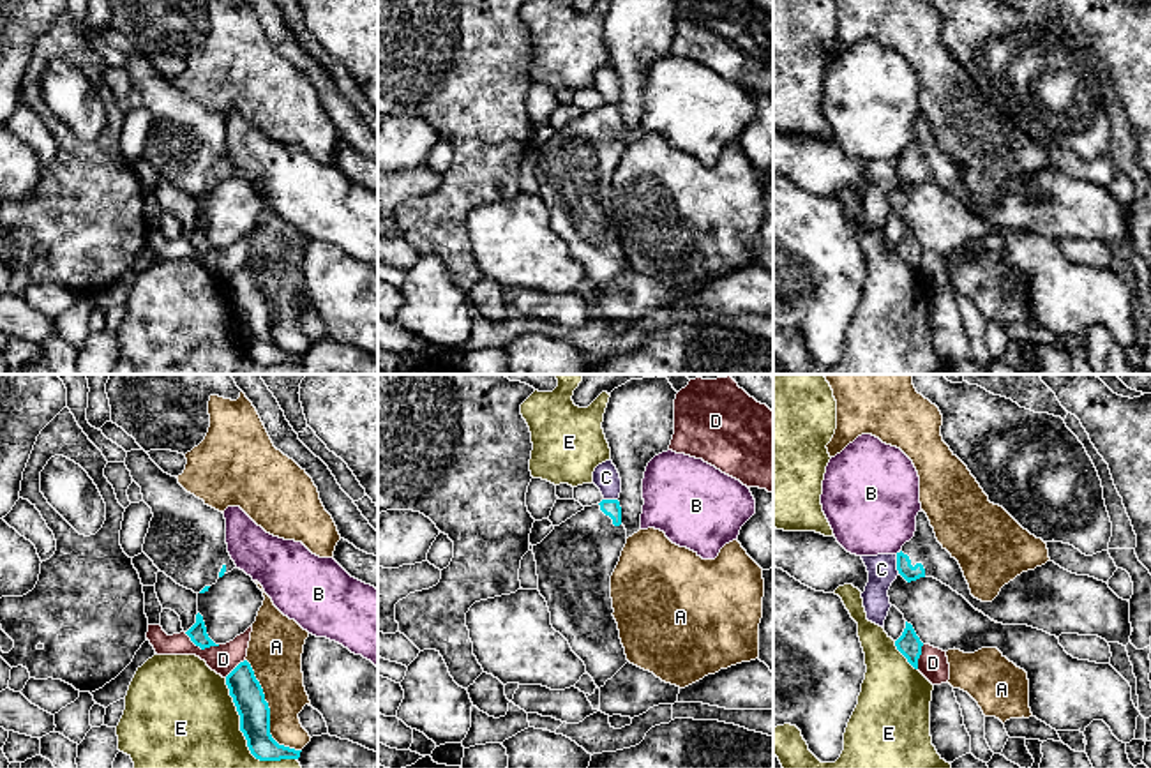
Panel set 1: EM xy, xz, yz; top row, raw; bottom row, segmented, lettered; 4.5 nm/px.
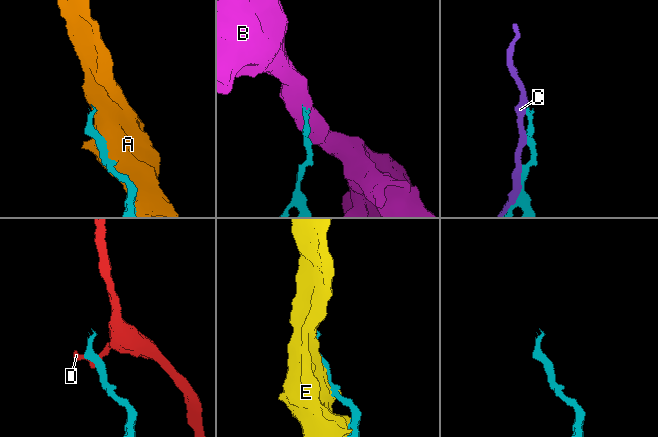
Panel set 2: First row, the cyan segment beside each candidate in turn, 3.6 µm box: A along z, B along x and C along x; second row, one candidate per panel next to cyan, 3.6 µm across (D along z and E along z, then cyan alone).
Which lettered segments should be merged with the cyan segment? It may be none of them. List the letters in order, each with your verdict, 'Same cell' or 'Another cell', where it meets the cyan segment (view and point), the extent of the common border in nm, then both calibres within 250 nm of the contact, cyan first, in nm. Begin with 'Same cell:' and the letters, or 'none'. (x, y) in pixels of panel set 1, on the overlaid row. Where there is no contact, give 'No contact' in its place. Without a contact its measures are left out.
Same cell: none
A: Another cell. Touches cyan at xy (269, 712). Shared border 500 nm. Thickness 140 nm (cyan) against 240 nm
B: Another cell. Touches cyan at yz (897, 553). Shared border 30 nm. Thickness 70 nm (cyan) against 420 nm
C: Another cell. Touches cyan at yz (897, 564). Shared border 90 nm. Thickness 70 nm (cyan) against 130 nm
D: Another cell. Touches cyan at xy (202, 648). Shared border 180 nm. Thickness 80 nm (cyan) against 140 nm
E: Another cell. Touches cyan at xy (246, 738). Shared border 500 nm. Thickness 140 nm (cyan) against 400 nm

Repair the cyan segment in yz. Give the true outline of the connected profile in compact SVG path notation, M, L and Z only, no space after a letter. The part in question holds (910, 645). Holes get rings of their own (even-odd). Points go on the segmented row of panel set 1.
M906 621L902 636L895 641L897 650L907 659L907 662L918 669L918 659L922 655L923 643L916 636L911 623Z

